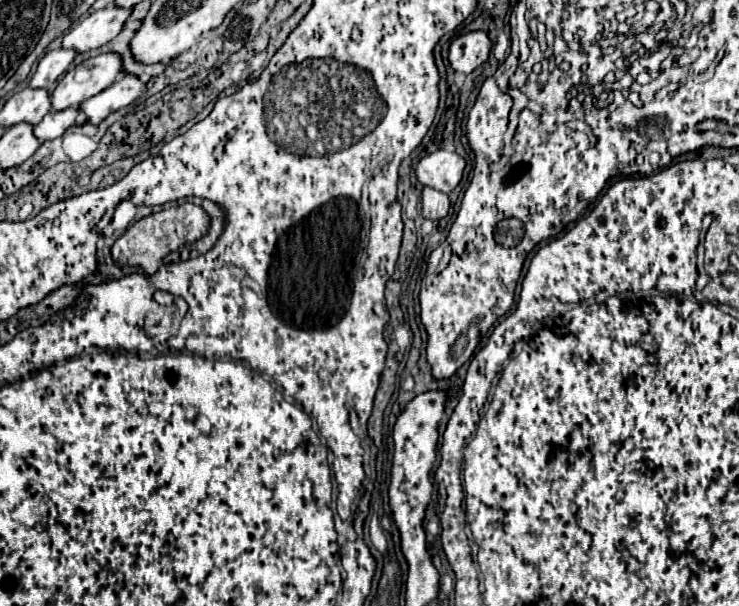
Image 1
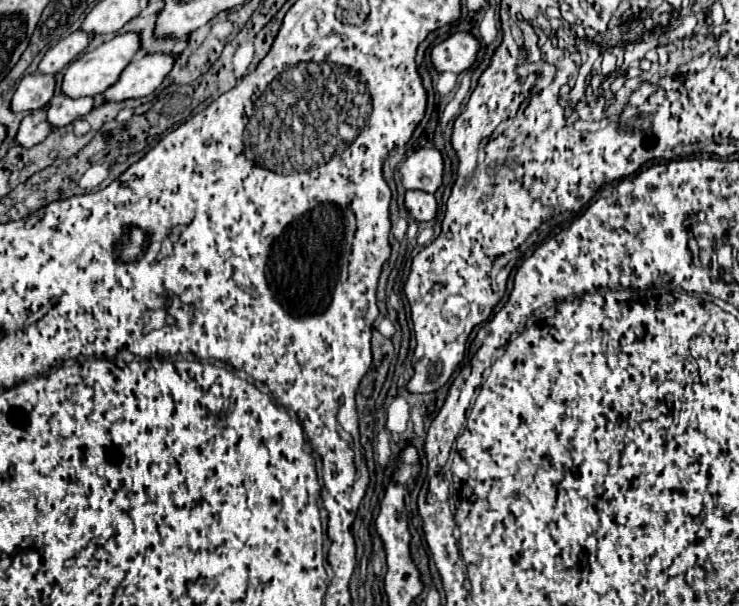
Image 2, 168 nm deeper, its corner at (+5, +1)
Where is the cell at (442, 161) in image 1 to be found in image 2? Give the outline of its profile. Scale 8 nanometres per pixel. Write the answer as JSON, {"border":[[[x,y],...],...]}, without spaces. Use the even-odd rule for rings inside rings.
{"border":[[[421,148],[401,166],[403,186],[407,190],[425,190],[435,194],[443,182],[443,156],[437,148]]]}

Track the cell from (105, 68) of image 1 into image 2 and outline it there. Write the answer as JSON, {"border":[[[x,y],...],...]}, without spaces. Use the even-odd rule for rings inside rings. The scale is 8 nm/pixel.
{"border":[[[127,32],[127,34],[117,34],[113,40],[101,44],[99,48],[81,54],[81,58],[77,58],[75,62],[69,64],[65,76],[63,76],[63,84],[61,84],[61,92],[69,98],[83,98],[83,96],[97,96],[103,94],[111,84],[117,82],[119,74],[123,72],[123,68],[131,62],[131,58],[135,56],[135,52],[139,50],[139,34]]]}

